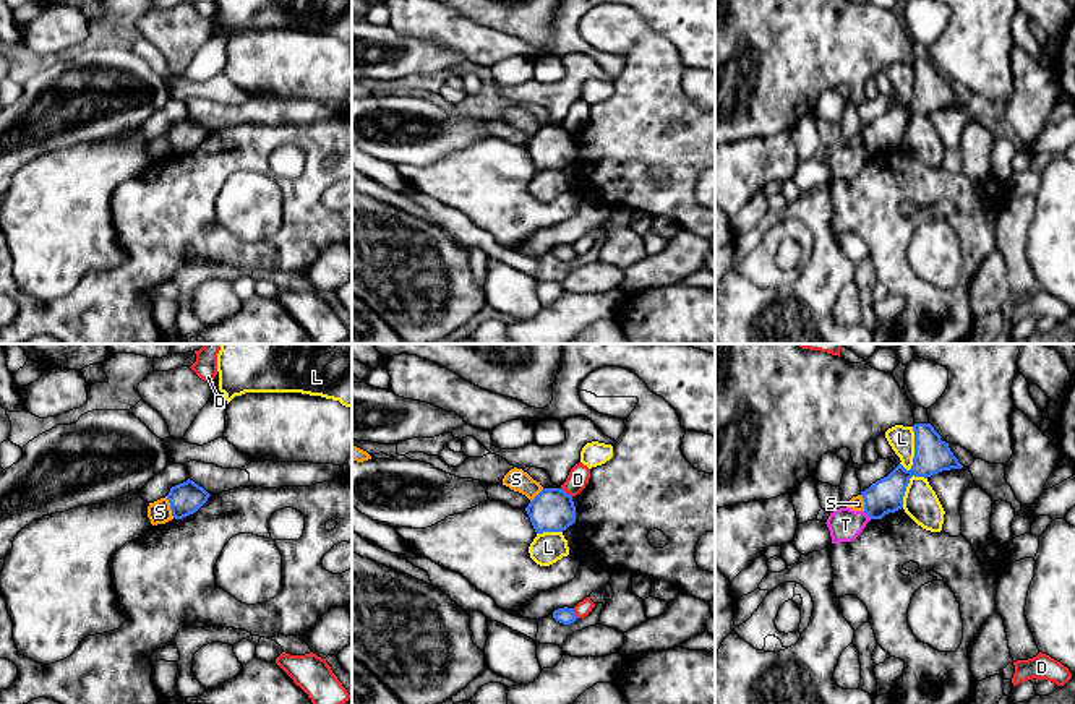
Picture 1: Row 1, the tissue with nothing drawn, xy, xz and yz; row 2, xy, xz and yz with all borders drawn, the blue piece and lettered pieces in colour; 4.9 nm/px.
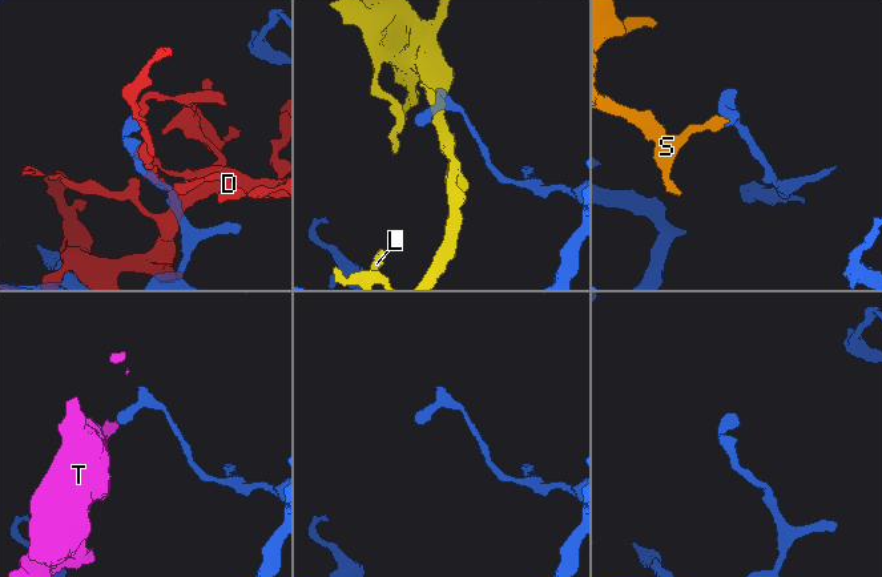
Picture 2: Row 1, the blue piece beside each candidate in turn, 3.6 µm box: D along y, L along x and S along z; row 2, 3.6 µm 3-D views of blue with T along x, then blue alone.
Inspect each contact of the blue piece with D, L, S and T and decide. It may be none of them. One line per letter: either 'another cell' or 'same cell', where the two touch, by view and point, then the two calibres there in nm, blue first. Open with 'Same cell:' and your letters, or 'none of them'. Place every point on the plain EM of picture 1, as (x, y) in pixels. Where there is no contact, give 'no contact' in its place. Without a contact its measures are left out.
Same cell: none of them
D: another cell; contact xz (565, 128); calibres 220 and 100 nm
L: another cell; contact yz (915, 86); calibres 180 and 130 nm
S: another cell; contact xy (171, 143); calibres 160 and 120 nm
T: another cell; contact yz (868, 151); calibres 170 and 160 nm

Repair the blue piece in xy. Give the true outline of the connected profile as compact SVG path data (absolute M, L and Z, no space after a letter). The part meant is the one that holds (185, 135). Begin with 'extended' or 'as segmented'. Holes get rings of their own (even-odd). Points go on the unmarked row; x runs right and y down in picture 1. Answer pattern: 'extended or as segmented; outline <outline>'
as segmented; outline M186 117L170 125L167 136L170 140L172 152L175 156L183 156L193 149L196 149L211 131L195 120L193 117Z

